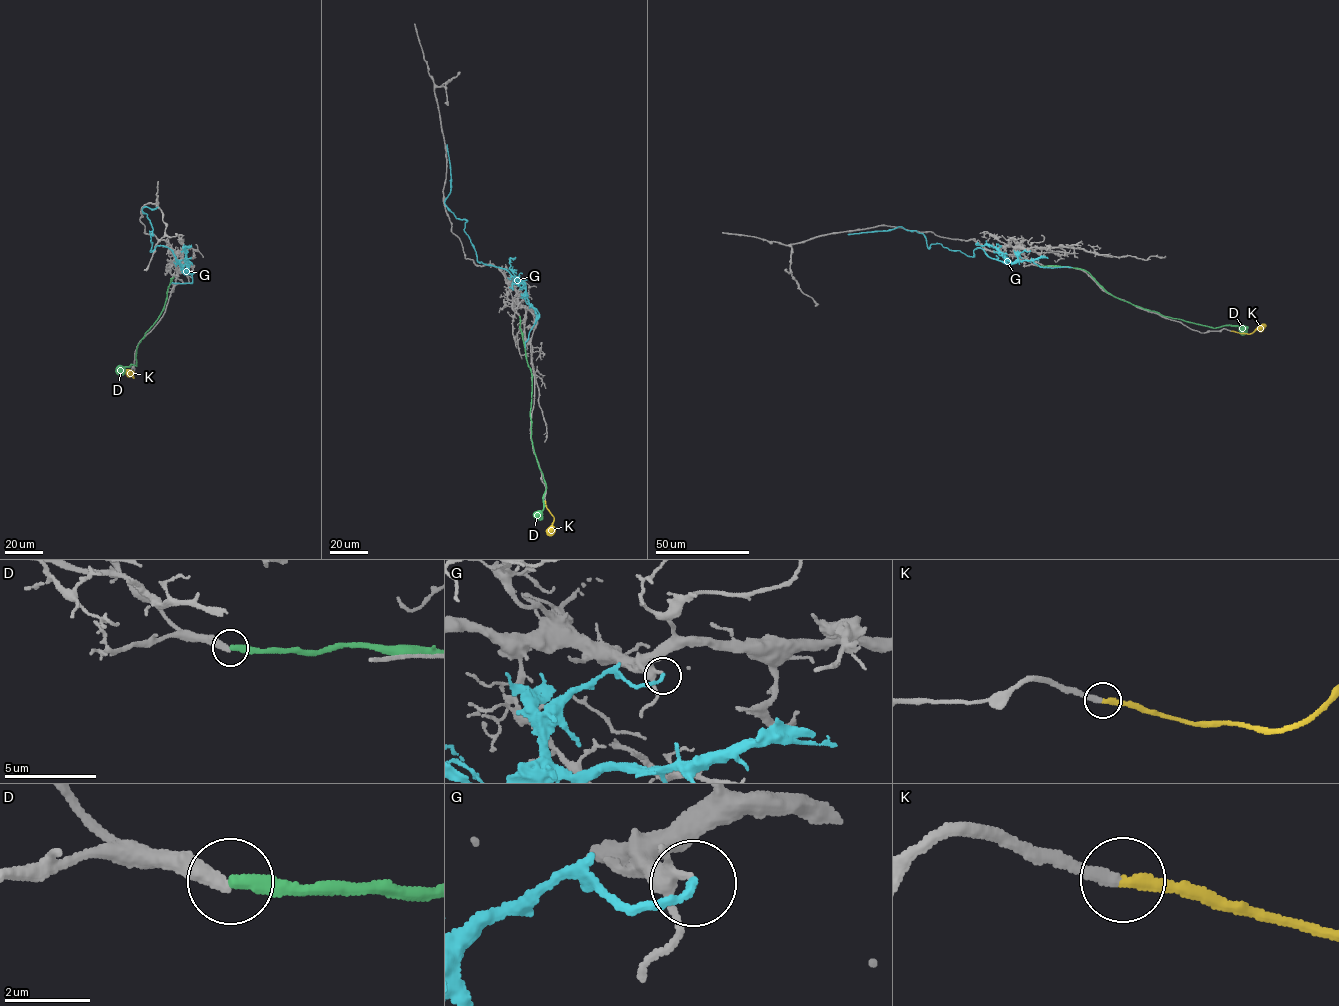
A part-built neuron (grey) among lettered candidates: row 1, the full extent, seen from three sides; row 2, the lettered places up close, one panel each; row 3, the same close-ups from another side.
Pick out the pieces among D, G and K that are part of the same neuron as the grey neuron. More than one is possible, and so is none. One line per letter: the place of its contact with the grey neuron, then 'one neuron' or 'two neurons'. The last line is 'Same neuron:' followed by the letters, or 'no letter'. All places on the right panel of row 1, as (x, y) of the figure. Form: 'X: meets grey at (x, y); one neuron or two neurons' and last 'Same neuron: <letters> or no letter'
D: meets grey at (1037, 265); two neurons
G: meets grey at (1030, 251); two neurons
K: meets grey at (1231, 331); two neurons
Same neuron: no letter

